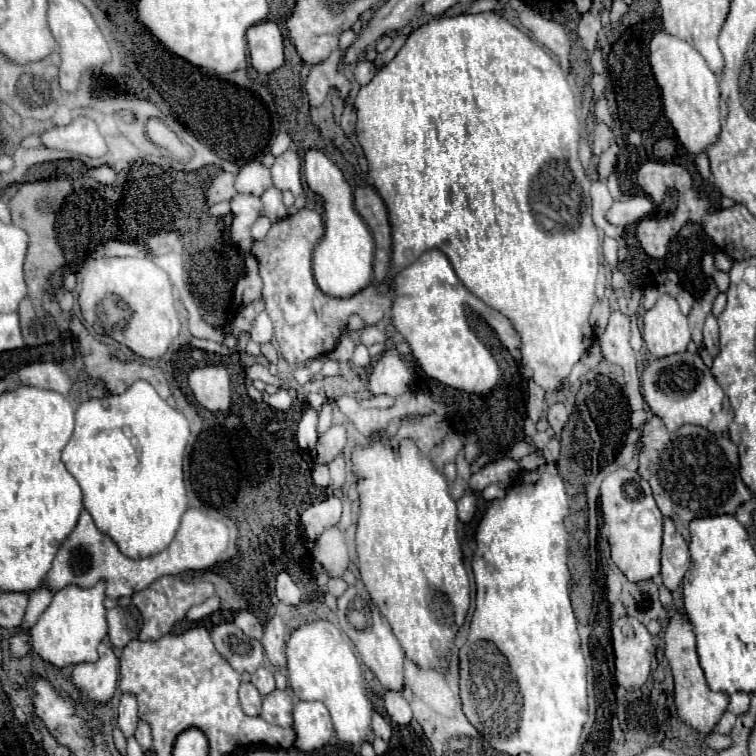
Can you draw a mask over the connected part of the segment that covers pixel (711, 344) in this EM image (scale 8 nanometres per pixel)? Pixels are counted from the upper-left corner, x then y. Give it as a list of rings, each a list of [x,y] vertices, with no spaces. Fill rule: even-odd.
[[[709,312],[705,318],[703,326],[703,342],[711,354],[719,352],[719,328],[717,328],[717,318]]]

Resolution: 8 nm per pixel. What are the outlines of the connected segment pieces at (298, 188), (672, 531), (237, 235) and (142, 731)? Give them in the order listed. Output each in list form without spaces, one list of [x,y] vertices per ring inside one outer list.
[[[287,150],[275,158],[275,164],[271,166],[271,180],[273,180],[273,186],[281,192],[289,190],[293,196],[303,194],[301,162],[295,150]]]
[[[665,518],[663,550],[661,550],[661,578],[669,592],[677,590],[685,572],[689,570],[689,548],[683,536],[677,532],[673,520]]]
[[[237,194],[231,200],[231,212],[233,212],[233,222],[231,222],[231,240],[245,252],[251,252],[253,240],[251,240],[251,226],[253,222],[263,214],[263,204],[261,198],[257,196],[247,196],[247,194]]]
[[[139,722],[137,732],[135,732],[135,738],[137,738],[137,742],[139,742],[141,750],[143,750],[143,752],[147,752],[147,750],[151,748],[151,728],[149,728],[149,724]]]

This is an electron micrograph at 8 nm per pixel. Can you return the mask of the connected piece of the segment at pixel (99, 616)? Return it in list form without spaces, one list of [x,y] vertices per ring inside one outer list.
[[[97,582],[93,588],[67,586],[59,590],[53,596],[49,608],[31,628],[33,652],[57,668],[97,660],[97,646],[107,636],[107,620],[105,620],[107,610],[103,606],[103,598],[105,598],[105,582]]]

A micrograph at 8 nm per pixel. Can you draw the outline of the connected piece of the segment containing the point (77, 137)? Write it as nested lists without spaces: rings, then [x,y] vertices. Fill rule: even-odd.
[[[79,116],[71,124],[59,128],[49,128],[41,134],[43,146],[55,148],[55,150],[71,150],[71,152],[81,152],[85,156],[97,158],[105,154],[105,140],[101,132],[97,130],[97,124],[91,118]]]

